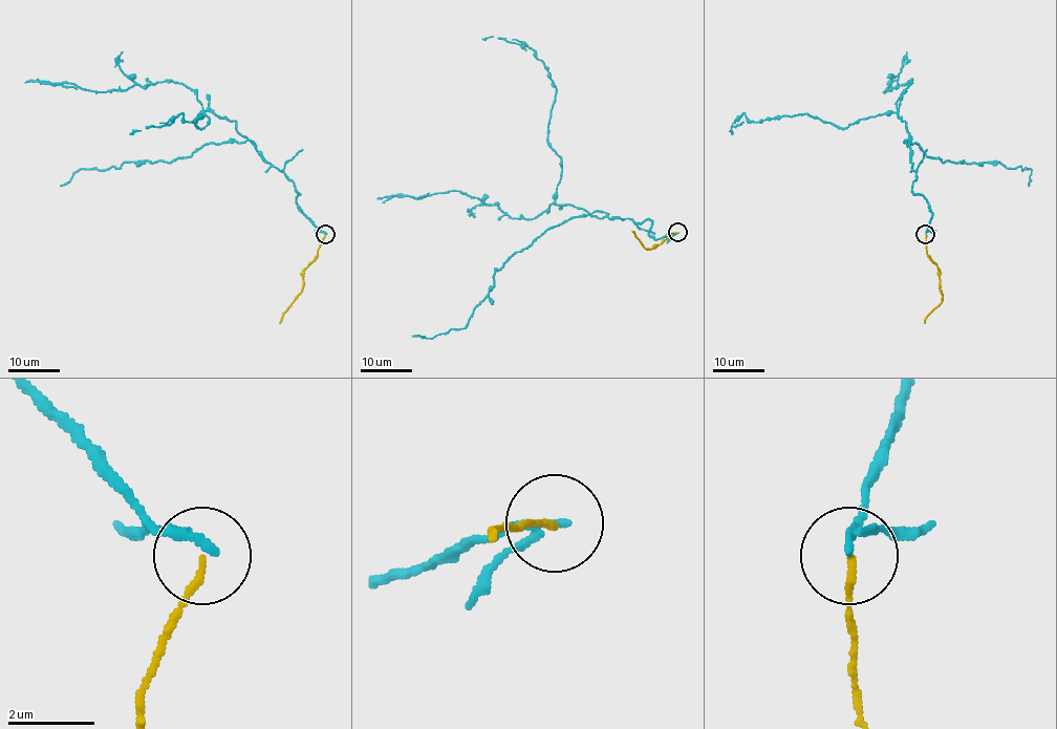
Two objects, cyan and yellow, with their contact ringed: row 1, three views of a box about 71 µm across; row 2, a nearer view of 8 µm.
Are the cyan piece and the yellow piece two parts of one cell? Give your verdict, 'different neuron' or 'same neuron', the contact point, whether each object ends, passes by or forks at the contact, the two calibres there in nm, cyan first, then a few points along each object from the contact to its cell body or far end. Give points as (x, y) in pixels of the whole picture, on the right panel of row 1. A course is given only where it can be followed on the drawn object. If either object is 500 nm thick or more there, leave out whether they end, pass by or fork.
different neuron; place (925, 234); cyan passes by; yellow ends; calibres 160 and 150 nm; course cyan (925, 233), (931, 210), (912, 190), (897, 111), (844, 128), (742, 114), (732, 134); course yellow (925, 234), (928, 257), (940, 272), (942, 302), (924, 322)

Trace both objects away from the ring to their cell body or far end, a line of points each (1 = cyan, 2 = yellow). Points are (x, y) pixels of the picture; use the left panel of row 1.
1: (324, 233), (236, 122), (205, 111), (202, 128), (199, 114), (193, 122), (179, 114), (130, 134)
2: (324, 234), (317, 257), (304, 272), (303, 291), (280, 322)

